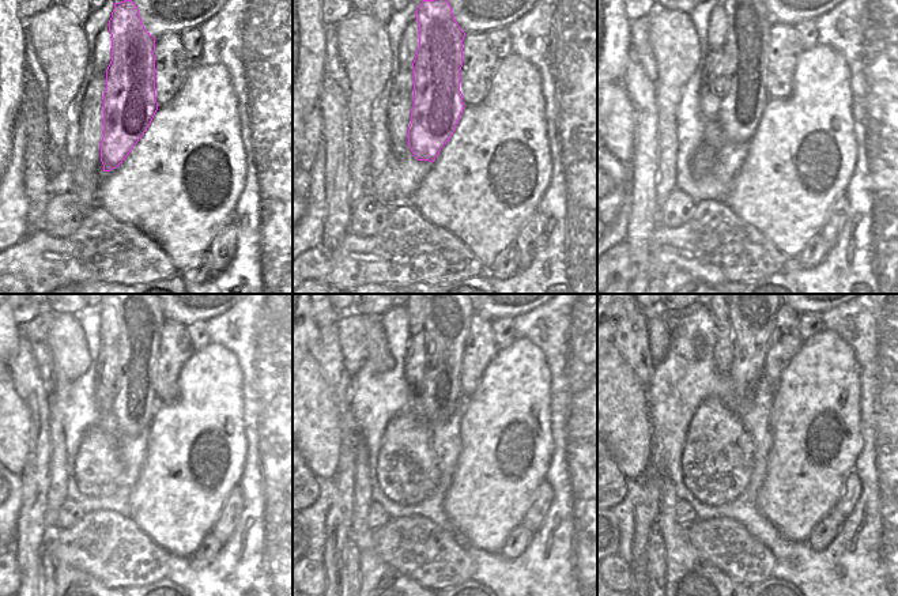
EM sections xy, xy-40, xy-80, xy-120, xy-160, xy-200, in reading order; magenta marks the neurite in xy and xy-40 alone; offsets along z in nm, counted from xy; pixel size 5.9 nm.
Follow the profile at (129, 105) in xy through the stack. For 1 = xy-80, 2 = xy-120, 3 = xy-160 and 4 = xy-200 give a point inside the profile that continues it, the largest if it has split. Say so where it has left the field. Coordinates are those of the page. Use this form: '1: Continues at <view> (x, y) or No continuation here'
1: Continues at xy-80 (749, 23)
2: Continues at xy-120 (135, 403)
3: Continues at xy-160 (446, 321)
4: Continues at xy-200 (753, 321)

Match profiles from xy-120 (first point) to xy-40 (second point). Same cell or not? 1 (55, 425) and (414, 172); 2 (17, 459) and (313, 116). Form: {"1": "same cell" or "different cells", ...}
{"1": "different cells", "2": "same cell"}

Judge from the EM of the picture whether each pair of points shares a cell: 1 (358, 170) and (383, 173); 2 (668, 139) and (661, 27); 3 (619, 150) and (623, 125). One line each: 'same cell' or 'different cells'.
1: different cells
2: same cell
3: same cell

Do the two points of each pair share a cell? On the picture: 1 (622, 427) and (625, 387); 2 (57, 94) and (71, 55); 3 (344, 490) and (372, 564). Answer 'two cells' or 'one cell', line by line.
1: one cell
2: one cell
3: two cells

